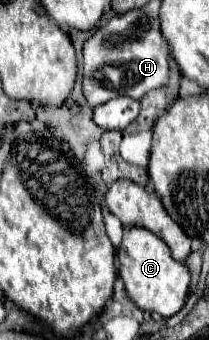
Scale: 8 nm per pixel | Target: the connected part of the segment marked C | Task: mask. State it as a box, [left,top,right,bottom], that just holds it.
[117,227,189,319]

